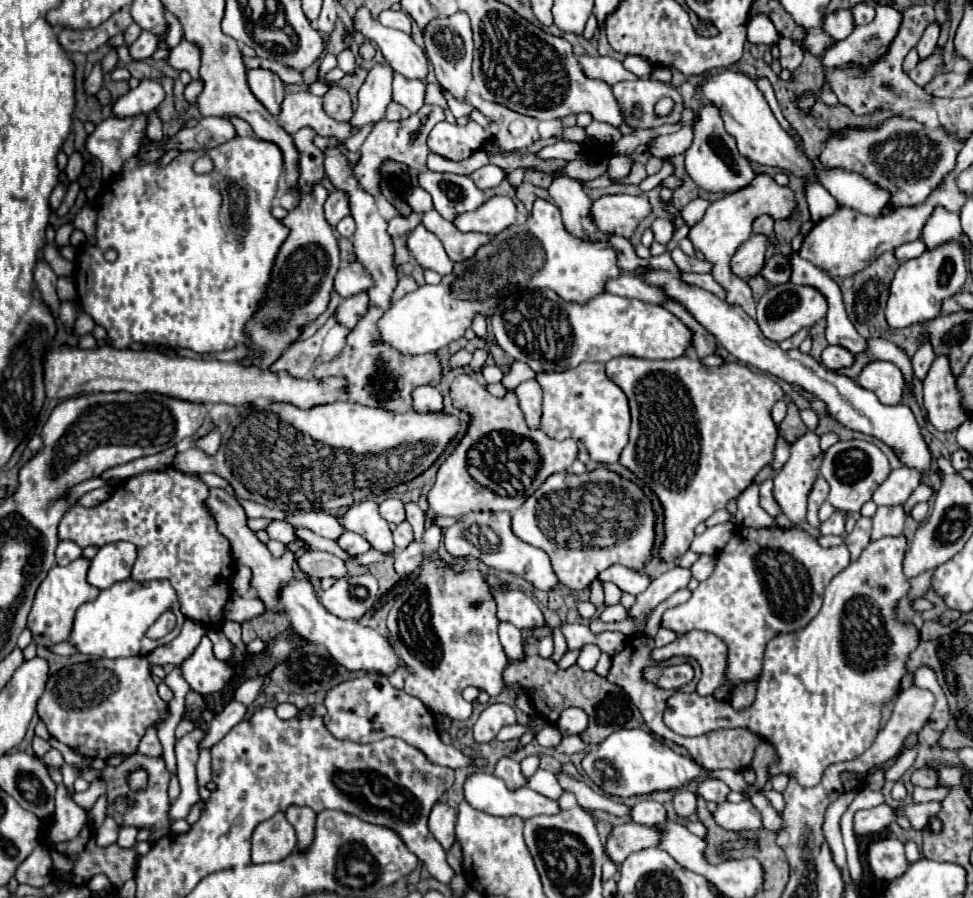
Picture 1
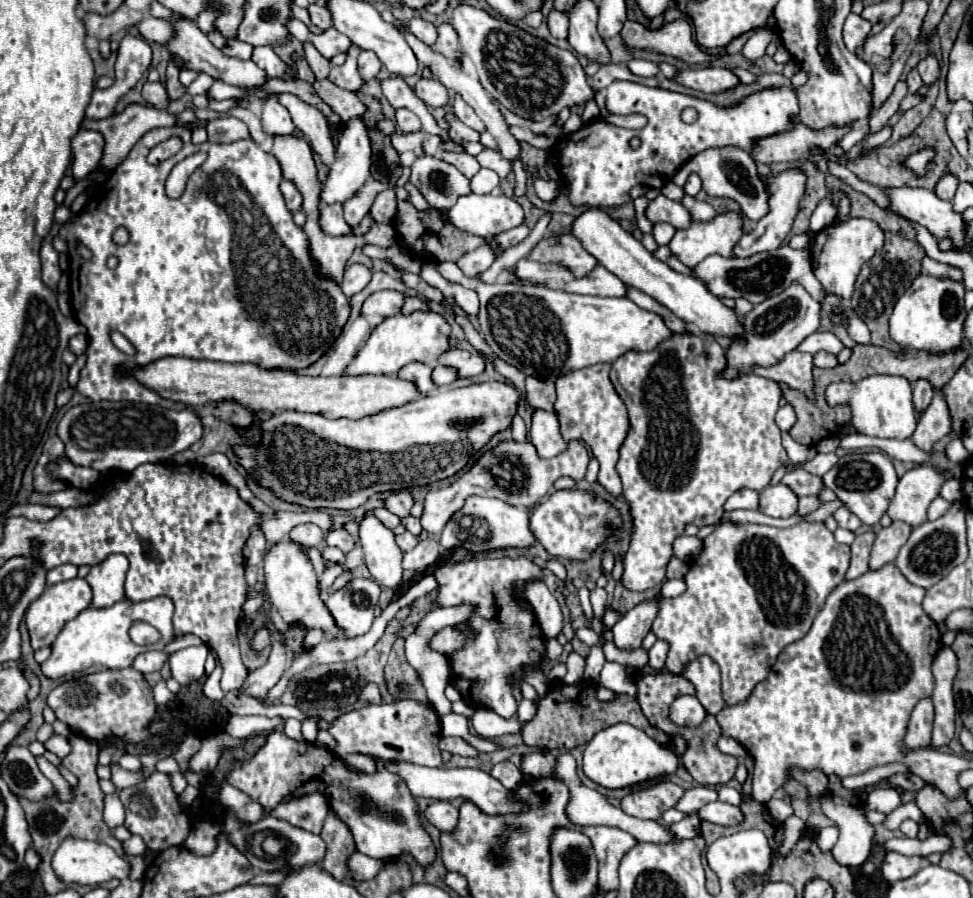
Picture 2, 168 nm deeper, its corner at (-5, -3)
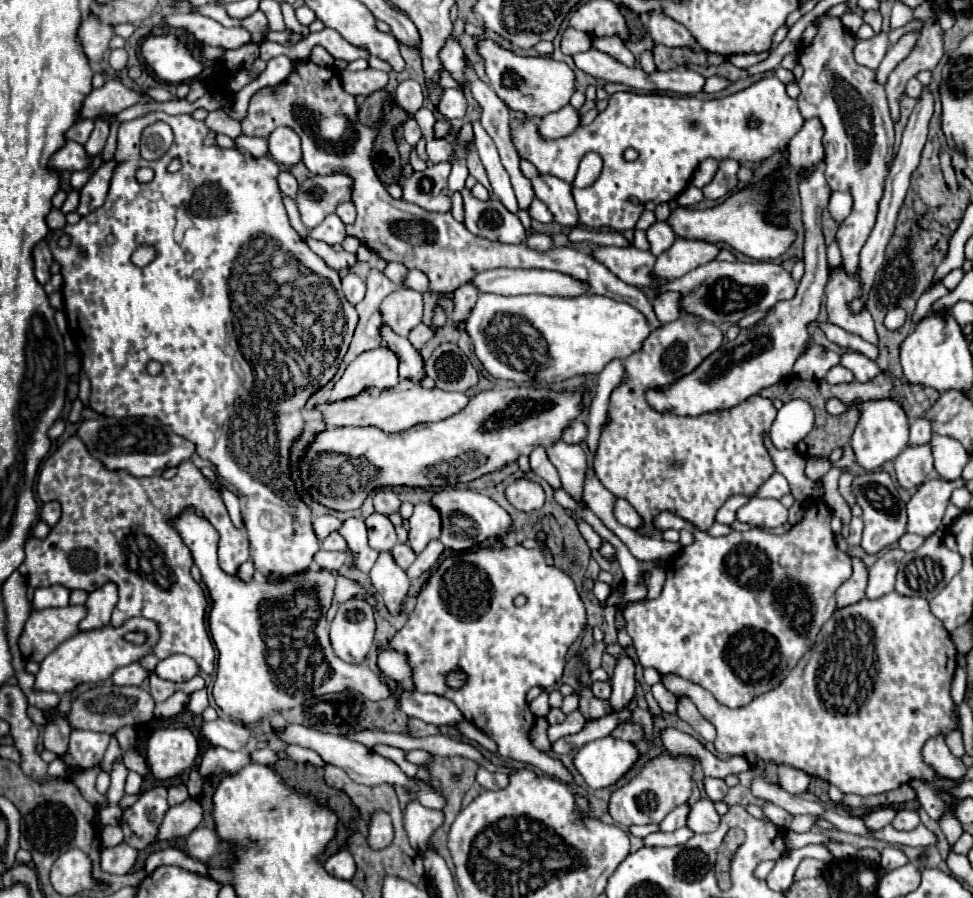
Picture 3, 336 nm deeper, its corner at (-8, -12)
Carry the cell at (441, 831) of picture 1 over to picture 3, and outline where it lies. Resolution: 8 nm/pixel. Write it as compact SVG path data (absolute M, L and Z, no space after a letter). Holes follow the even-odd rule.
M411 800L405 806L403 826L405 826L405 832L409 836L411 846L419 852L427 850L429 838L441 826L441 822L443 822L443 814L439 810L425 808L417 800Z

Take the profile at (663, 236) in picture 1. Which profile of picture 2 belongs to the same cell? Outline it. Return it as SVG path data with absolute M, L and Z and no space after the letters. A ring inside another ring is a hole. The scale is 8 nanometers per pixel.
M656 223L654 231L652 231L658 245L668 245L672 241L674 233L676 233L676 229L672 225L668 225L668 223Z

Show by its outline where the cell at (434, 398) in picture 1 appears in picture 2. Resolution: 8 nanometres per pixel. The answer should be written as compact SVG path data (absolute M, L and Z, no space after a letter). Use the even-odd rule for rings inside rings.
M410 363L410 365L404 365L400 371L398 371L398 377L404 379L404 381L410 381L416 385L418 393L426 395L428 391L436 389L436 383L432 381L432 367L430 365L424 365L424 363Z

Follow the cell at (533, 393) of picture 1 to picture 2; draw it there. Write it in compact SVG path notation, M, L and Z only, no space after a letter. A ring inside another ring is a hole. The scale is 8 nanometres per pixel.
M544 409L532 411L532 425L528 437L540 451L540 457L554 457L566 449L566 441L558 431L556 415Z

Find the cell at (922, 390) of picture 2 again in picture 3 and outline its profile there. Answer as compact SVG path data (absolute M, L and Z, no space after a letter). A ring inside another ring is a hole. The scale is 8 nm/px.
M923 418L911 420L909 432L911 432L909 446L921 446L931 440L931 424L927 424L927 420L923 420Z

